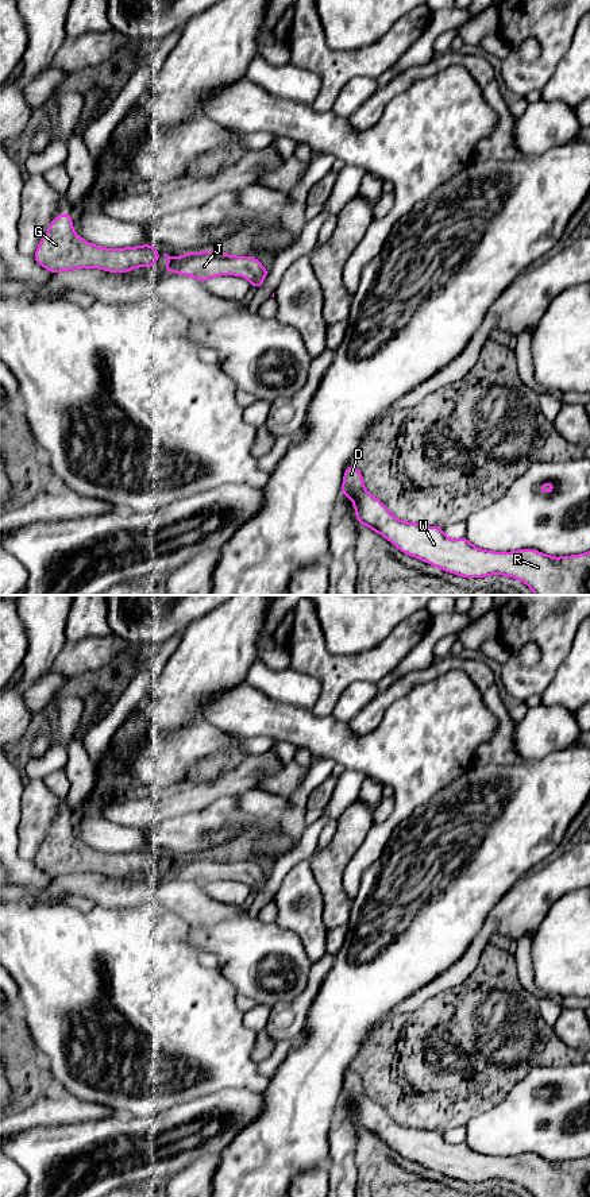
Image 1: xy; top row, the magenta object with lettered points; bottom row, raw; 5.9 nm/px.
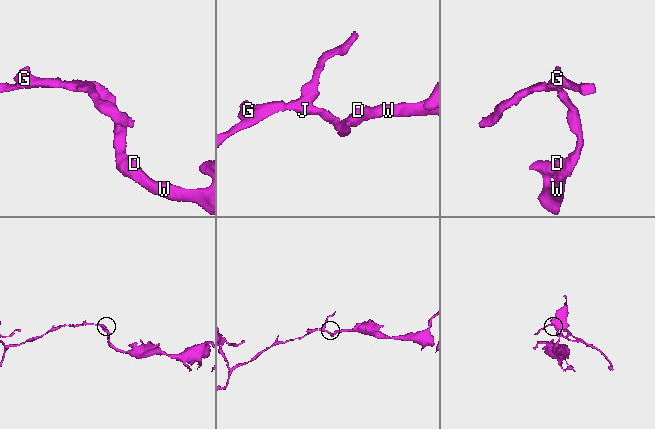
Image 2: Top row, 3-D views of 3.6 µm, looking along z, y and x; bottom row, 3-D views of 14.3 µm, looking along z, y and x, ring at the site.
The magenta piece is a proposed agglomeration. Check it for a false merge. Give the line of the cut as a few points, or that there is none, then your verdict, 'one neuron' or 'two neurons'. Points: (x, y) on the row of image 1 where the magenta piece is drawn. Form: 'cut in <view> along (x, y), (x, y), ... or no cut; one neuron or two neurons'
no cut; one neuron

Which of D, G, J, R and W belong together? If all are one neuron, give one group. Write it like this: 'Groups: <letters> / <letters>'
Groups: D G J R W

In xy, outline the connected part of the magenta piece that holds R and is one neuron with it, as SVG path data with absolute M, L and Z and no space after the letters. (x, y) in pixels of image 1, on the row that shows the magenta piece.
M348 466L344 471L342 495L347 495L352 501L359 524L370 526L375 533L386 537L405 555L439 567L446 572L473 579L489 575L510 576L524 582L535 595L590 595L590 552L563 557L552 557L535 549L493 552L475 548L464 537L448 538L443 528L439 526L404 522L396 518L379 499L365 489L363 476L354 466Z

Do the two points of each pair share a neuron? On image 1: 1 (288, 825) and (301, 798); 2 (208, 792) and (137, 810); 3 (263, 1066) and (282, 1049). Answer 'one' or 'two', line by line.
1: one
2: one
3: one

